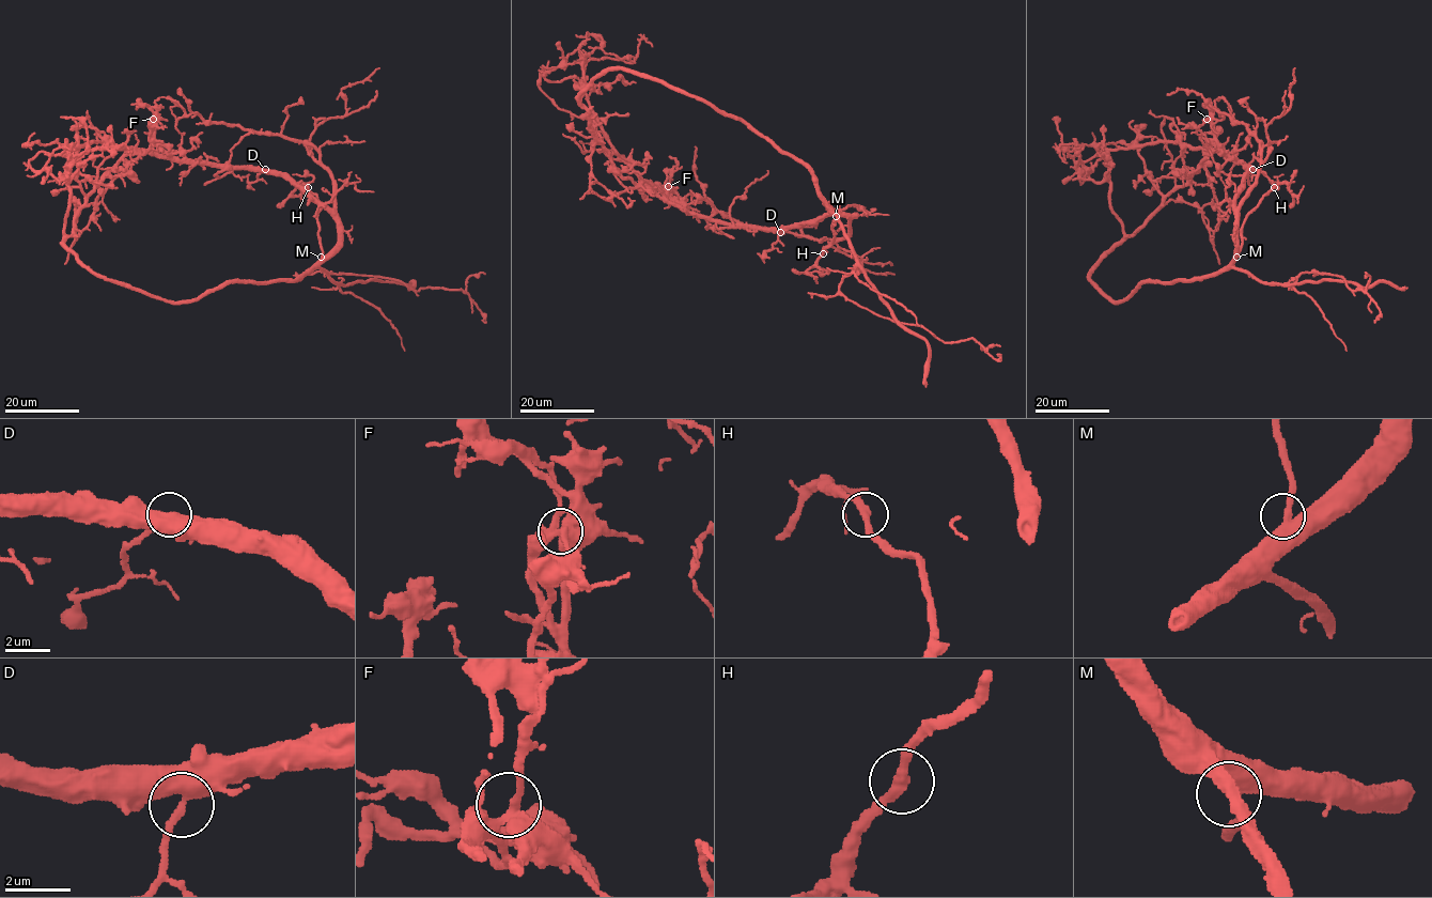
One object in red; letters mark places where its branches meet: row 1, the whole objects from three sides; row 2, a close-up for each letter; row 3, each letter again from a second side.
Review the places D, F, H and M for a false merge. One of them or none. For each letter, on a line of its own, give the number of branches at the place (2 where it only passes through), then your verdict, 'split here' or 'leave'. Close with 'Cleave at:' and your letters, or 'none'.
D: 2 branches meet; leave
F: 2 branches meet; leave
H: 2 branches meet; leave
M: 2 branches meet; leave
Cleave at: none

